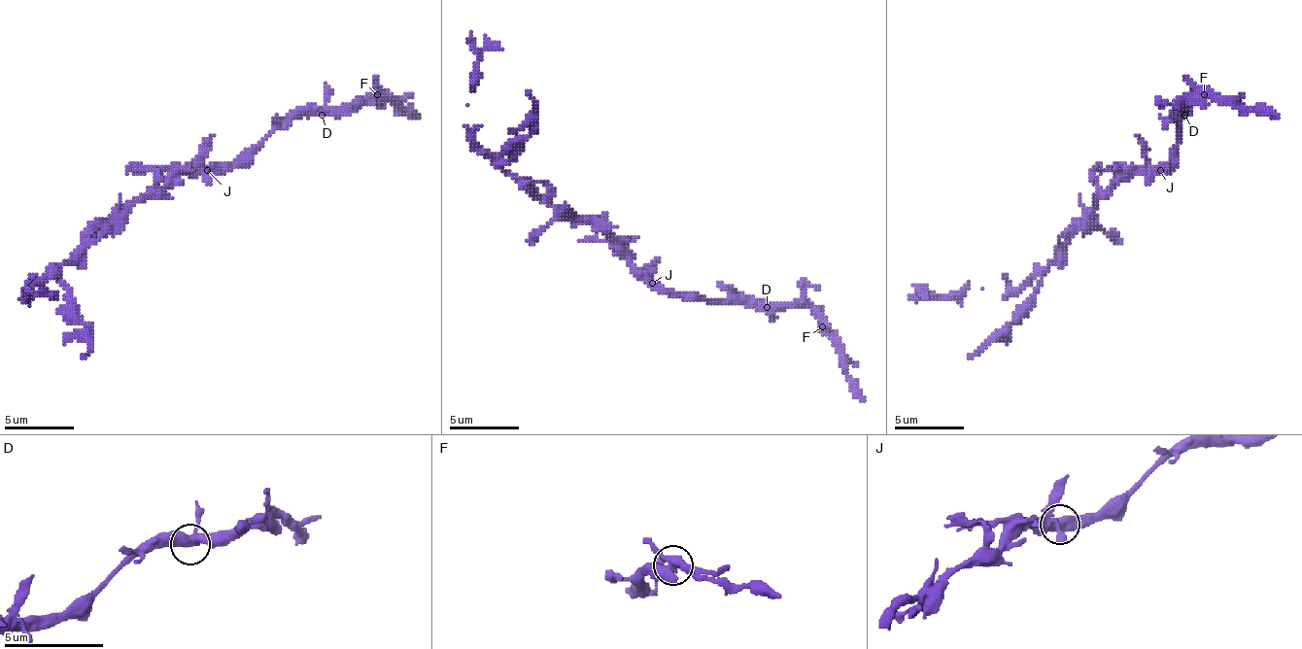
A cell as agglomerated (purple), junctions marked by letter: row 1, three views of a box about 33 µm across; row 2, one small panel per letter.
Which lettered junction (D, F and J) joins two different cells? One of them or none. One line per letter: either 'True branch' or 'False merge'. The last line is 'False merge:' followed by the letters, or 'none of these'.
D: True branch
F: False merge
J: True branch
False merge: F

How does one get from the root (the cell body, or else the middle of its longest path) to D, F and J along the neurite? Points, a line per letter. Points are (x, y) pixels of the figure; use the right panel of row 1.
D: (1132, 174), (1160, 174), (1170, 163), (1170, 153), (1178, 142), (1178, 118), (1184, 115)
F: (1132, 174), (1160, 174), (1170, 163), (1170, 153), (1178, 142), (1181, 108), (1187, 101), (1194, 101), (1205, 93)
J: (1132, 174), (1156, 174), (1160, 170)

